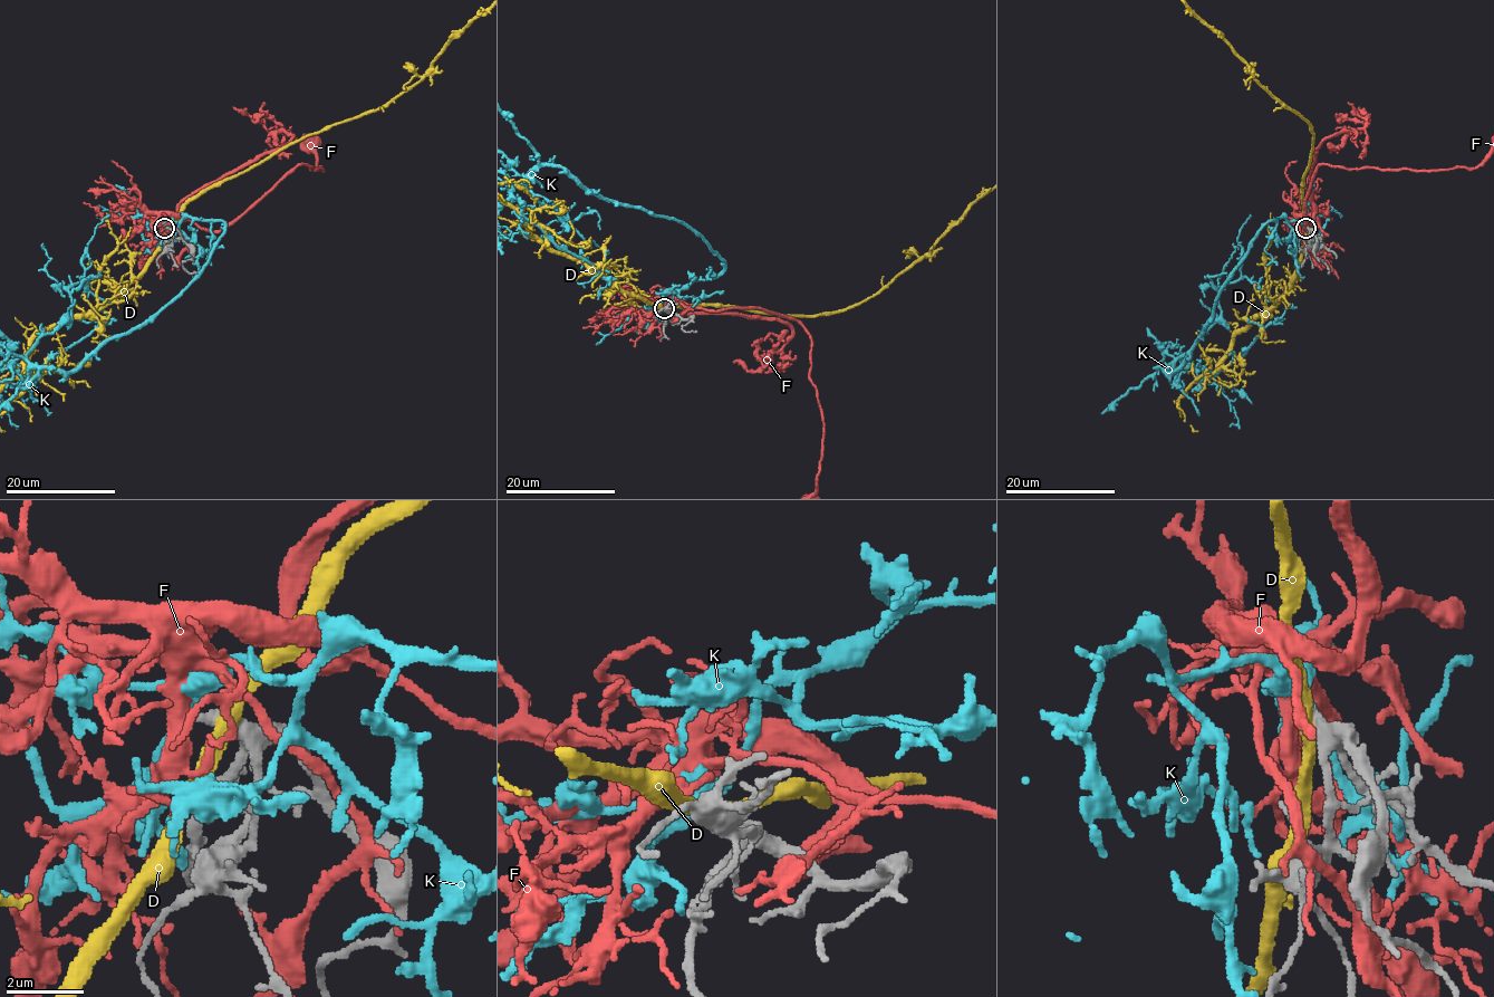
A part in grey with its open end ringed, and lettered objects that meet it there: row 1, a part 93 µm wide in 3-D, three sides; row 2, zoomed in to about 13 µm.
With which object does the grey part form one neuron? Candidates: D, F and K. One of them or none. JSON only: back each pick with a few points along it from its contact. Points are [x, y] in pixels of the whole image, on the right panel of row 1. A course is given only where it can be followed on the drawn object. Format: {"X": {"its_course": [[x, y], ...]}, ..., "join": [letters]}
{"F": {"its_course": [[1305, 228], [1293, 217], [1308, 230], [1305, 197], [1316, 170], [1327, 164], [1351, 170], [1476, 168]]}, "join": ["F"]}

